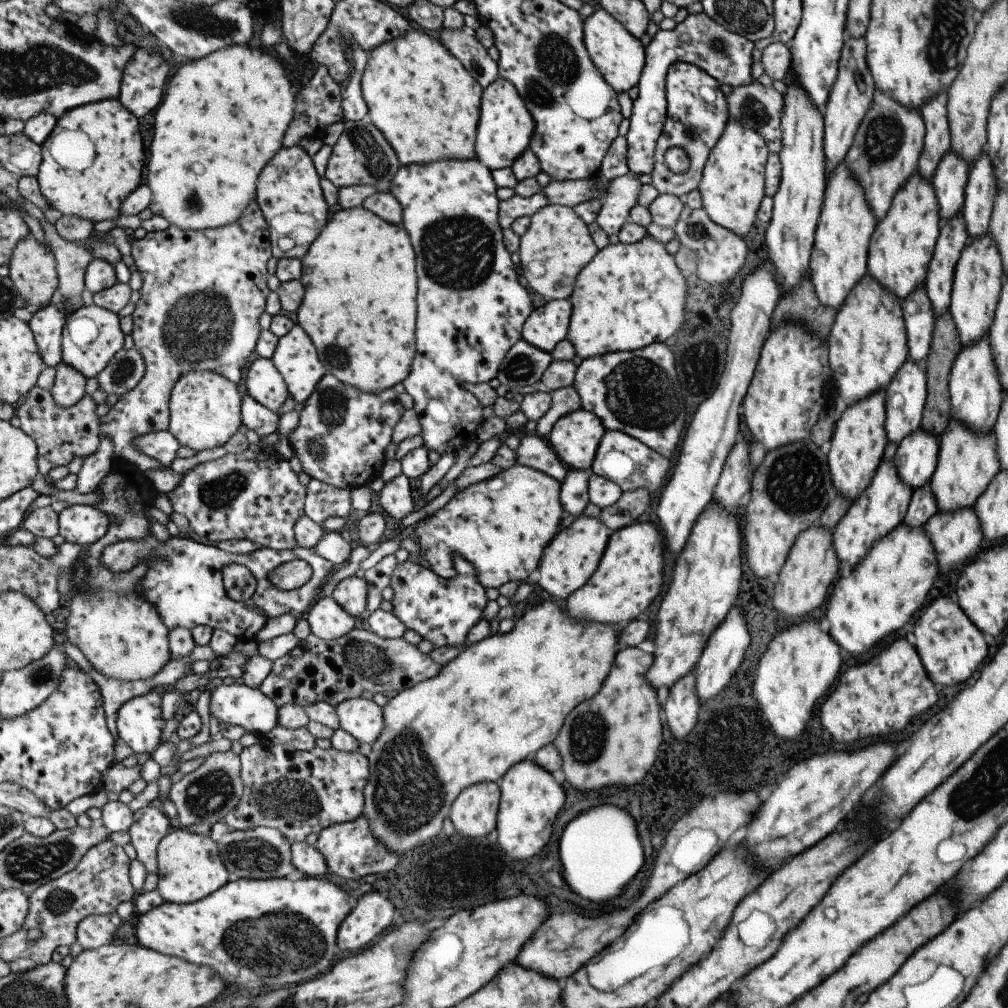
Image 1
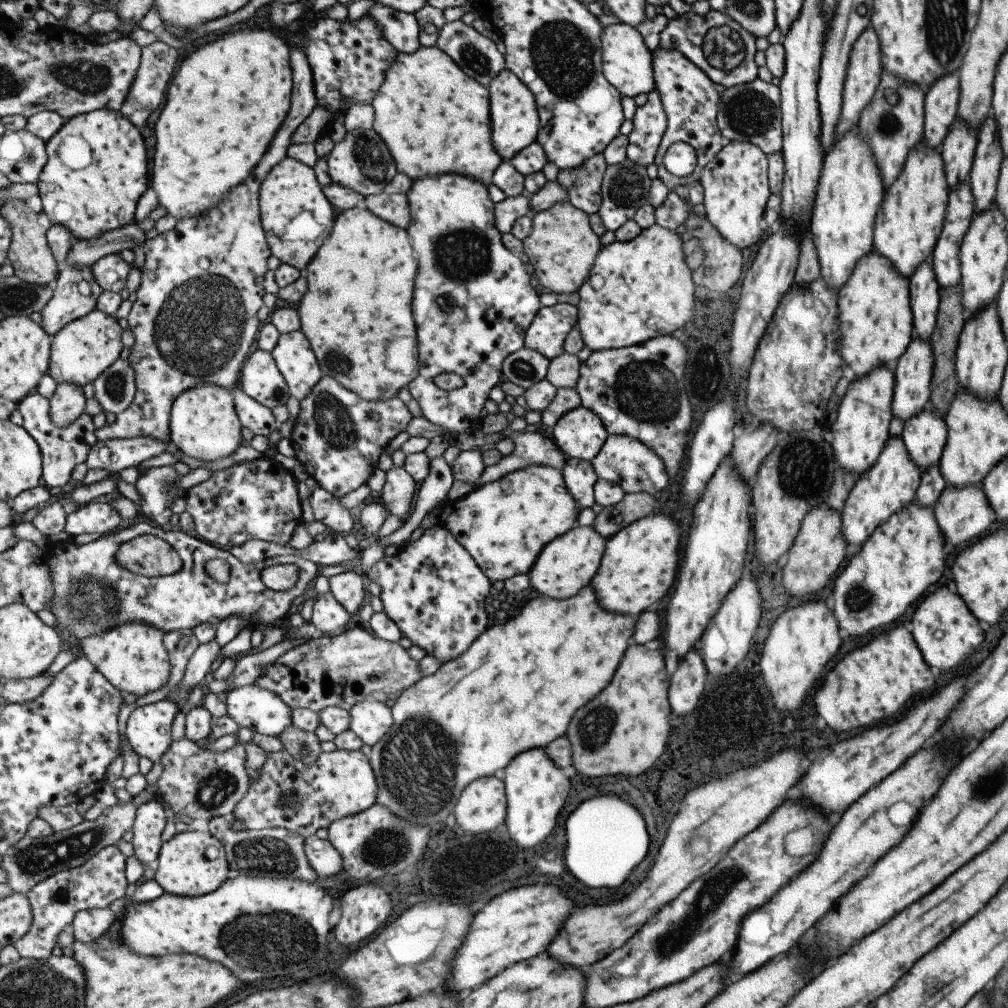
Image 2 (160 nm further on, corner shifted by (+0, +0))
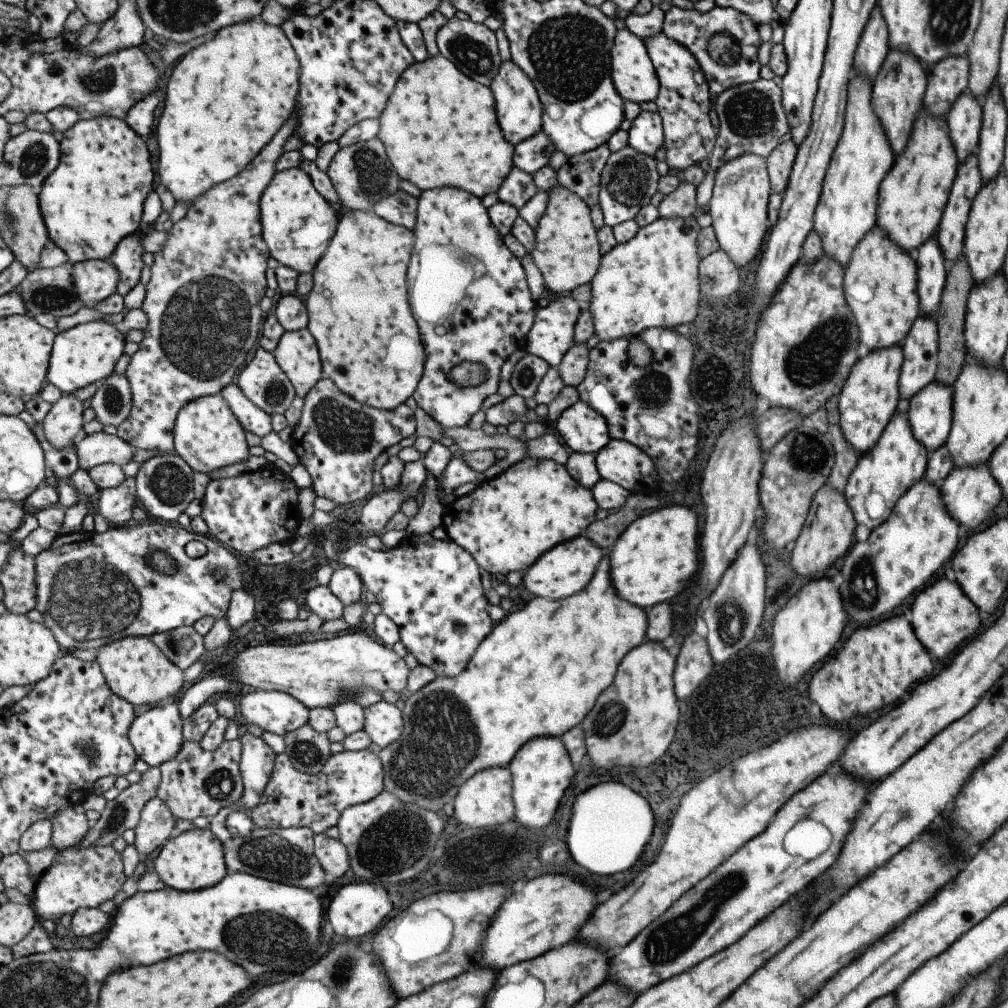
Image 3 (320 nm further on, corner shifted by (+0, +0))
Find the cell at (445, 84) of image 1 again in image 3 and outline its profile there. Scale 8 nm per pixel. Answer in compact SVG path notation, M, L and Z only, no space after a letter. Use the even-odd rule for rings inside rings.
M441 54L425 62L415 62L403 73L379 120L378 137L386 144L387 154L399 176L423 191L455 186L485 198L487 194L499 192L515 168L516 146L503 134L492 88L467 76L452 60Z

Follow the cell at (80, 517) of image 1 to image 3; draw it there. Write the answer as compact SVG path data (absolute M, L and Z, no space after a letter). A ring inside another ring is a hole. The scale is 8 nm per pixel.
M128 477L118 487L101 490L99 512L113 526L125 526L133 518L137 499L136 477Z

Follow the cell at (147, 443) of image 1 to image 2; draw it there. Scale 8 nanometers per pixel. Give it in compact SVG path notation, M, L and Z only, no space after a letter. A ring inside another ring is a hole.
M151 437L98 440L89 453L87 464L90 469L105 469L121 474L129 467L139 466L150 458L162 455L171 447L169 441Z

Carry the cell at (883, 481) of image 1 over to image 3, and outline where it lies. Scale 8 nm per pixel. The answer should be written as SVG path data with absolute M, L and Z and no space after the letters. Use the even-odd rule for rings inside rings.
M896 410L876 443L858 457L856 465L847 477L843 494L857 524L873 530L891 514L896 500L919 479L924 478L926 448L912 435L906 412Z

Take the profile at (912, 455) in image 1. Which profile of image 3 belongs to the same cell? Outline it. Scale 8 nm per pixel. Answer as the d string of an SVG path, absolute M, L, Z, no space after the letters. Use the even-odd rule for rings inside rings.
M933 380L915 393L907 406L912 435L927 452L946 442L952 419L952 387Z

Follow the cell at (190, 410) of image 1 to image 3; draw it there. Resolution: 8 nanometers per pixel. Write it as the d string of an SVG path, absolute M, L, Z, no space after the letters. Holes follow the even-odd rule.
M221 393L194 400L183 407L174 431L176 454L184 458L196 473L211 474L229 464L249 460L251 452L246 429Z

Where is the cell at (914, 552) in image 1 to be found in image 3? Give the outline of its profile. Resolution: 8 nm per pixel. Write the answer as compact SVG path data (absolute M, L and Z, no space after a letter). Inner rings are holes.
M925 479L914 482L896 500L891 514L868 533L867 540L853 541L844 554L845 558L843 558L843 565L839 572L843 580L841 580L838 591L847 616L859 624L875 622L877 618L889 616L891 610L895 610L905 598L909 598L916 588L923 586L923 582L932 575L931 572L934 573L944 560L950 558L957 546L958 526L958 522L951 518L945 508L939 484L927 482Z

